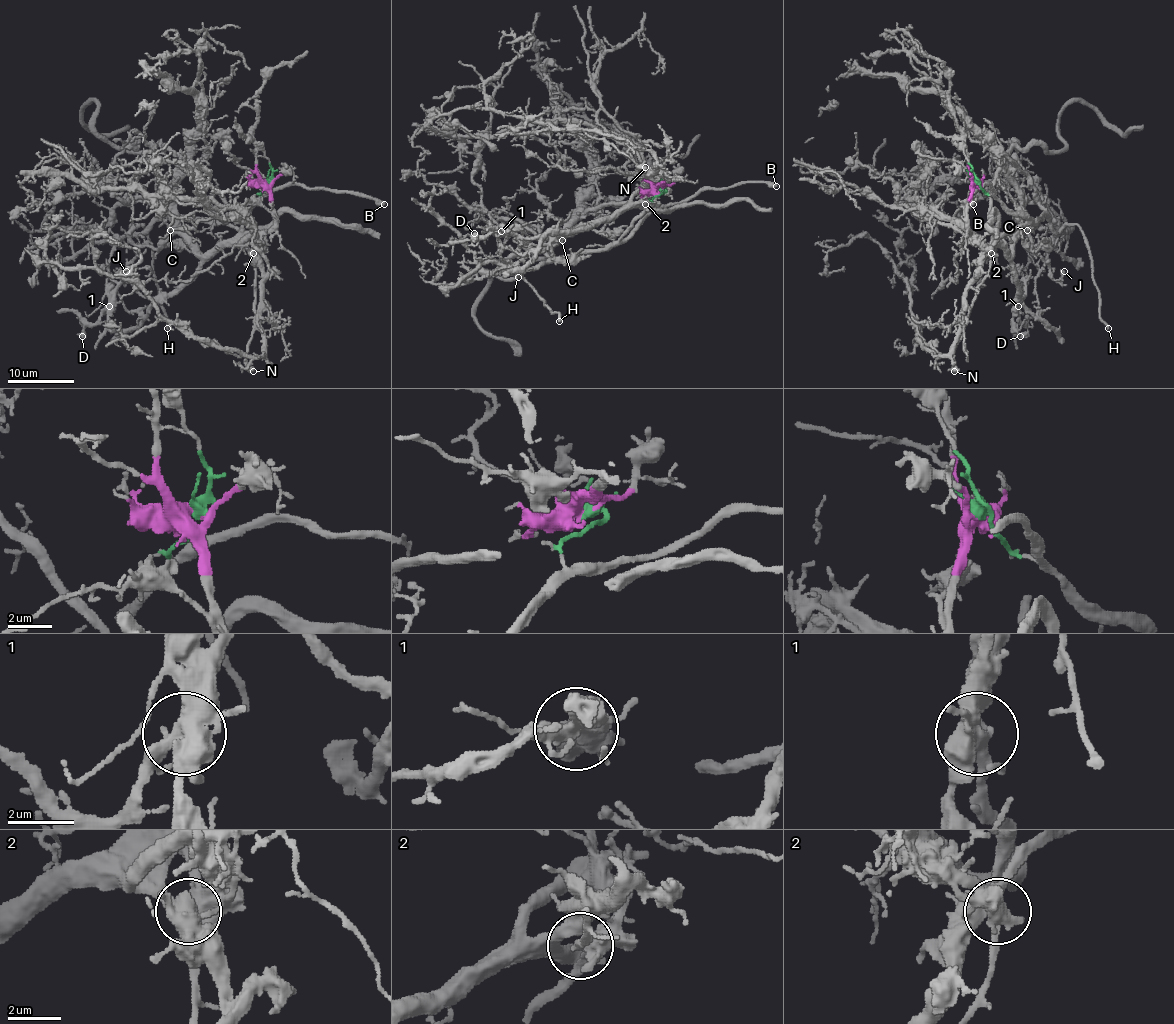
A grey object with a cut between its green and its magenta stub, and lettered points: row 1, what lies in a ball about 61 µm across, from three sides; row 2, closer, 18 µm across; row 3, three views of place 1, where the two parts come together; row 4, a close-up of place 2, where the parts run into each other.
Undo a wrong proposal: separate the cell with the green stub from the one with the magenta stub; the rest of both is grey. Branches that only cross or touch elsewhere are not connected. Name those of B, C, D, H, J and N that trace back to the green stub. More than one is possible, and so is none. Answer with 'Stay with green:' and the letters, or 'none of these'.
Stay with green: B, H, N

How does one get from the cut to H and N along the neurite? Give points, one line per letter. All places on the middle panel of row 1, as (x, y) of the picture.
H: (660, 189), (652, 211), (624, 239), (526, 270), (523, 279), (560, 322)
N: (660, 189), (662, 193), (652, 199), (652, 211), (621, 239), (647, 206), (647, 179), (639, 166), (645, 168)

